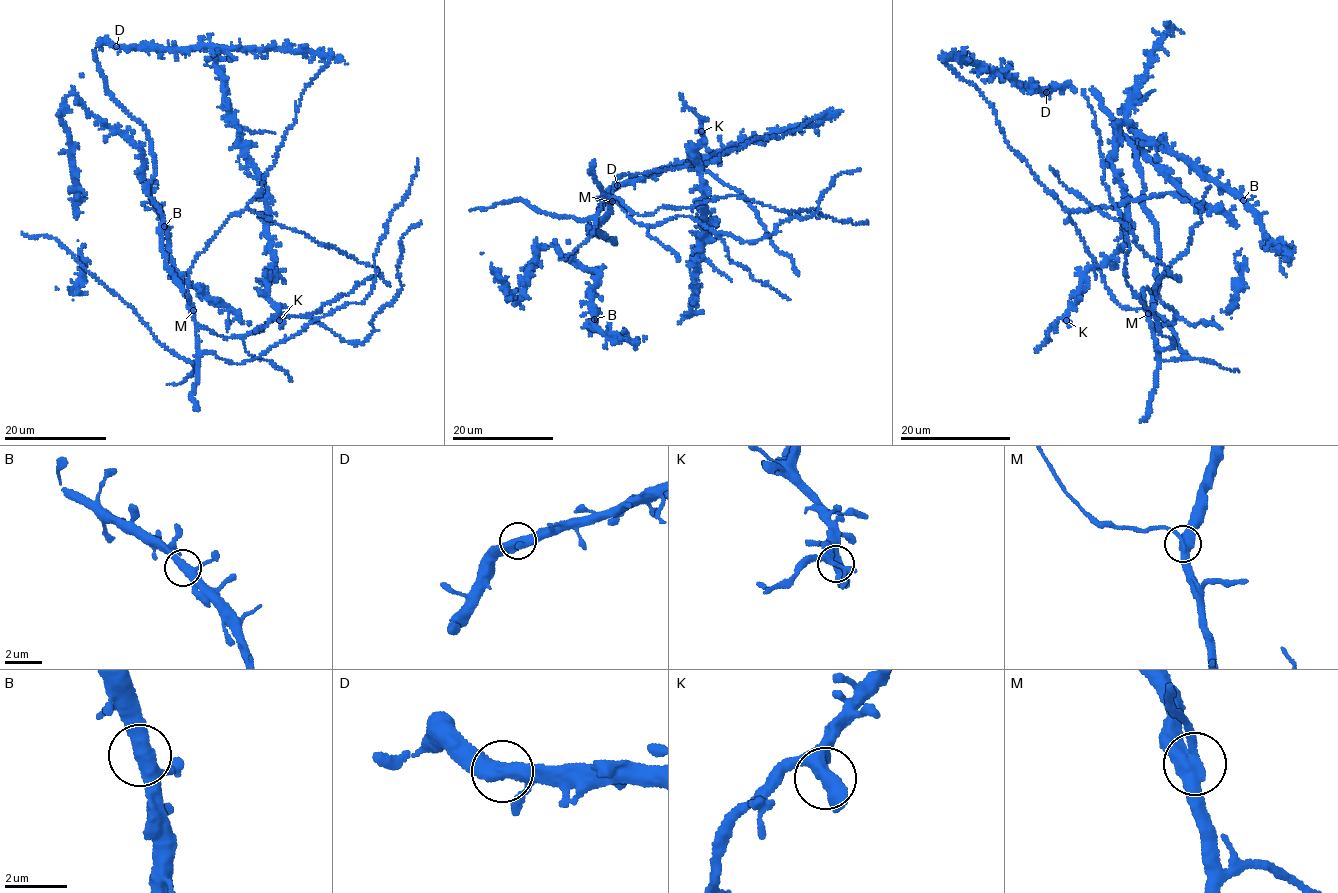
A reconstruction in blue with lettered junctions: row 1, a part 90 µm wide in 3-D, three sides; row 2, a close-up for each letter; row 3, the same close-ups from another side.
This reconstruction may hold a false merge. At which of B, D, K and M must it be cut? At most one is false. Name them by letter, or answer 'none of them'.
none of them

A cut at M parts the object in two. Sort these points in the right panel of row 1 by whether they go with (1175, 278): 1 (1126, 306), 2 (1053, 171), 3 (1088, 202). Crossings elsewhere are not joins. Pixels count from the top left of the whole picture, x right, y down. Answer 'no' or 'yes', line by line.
1: no
2: yes
3: yes

